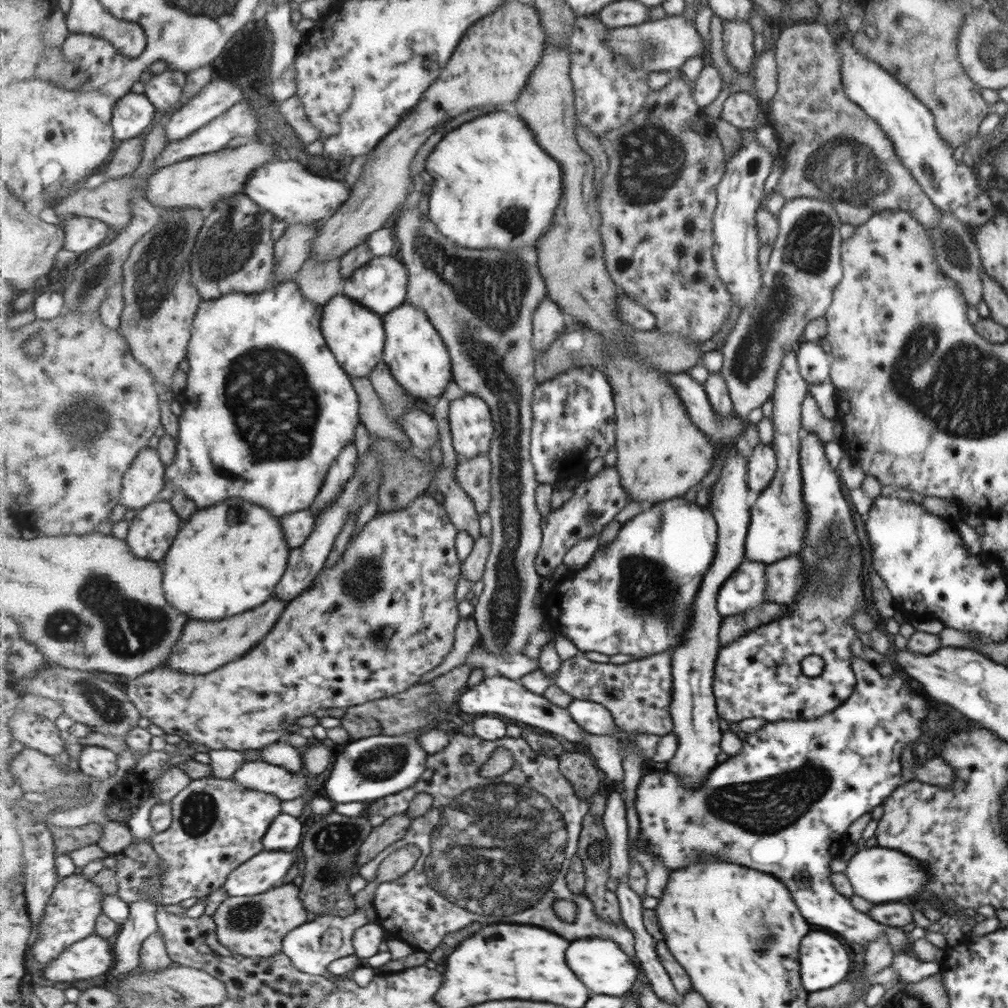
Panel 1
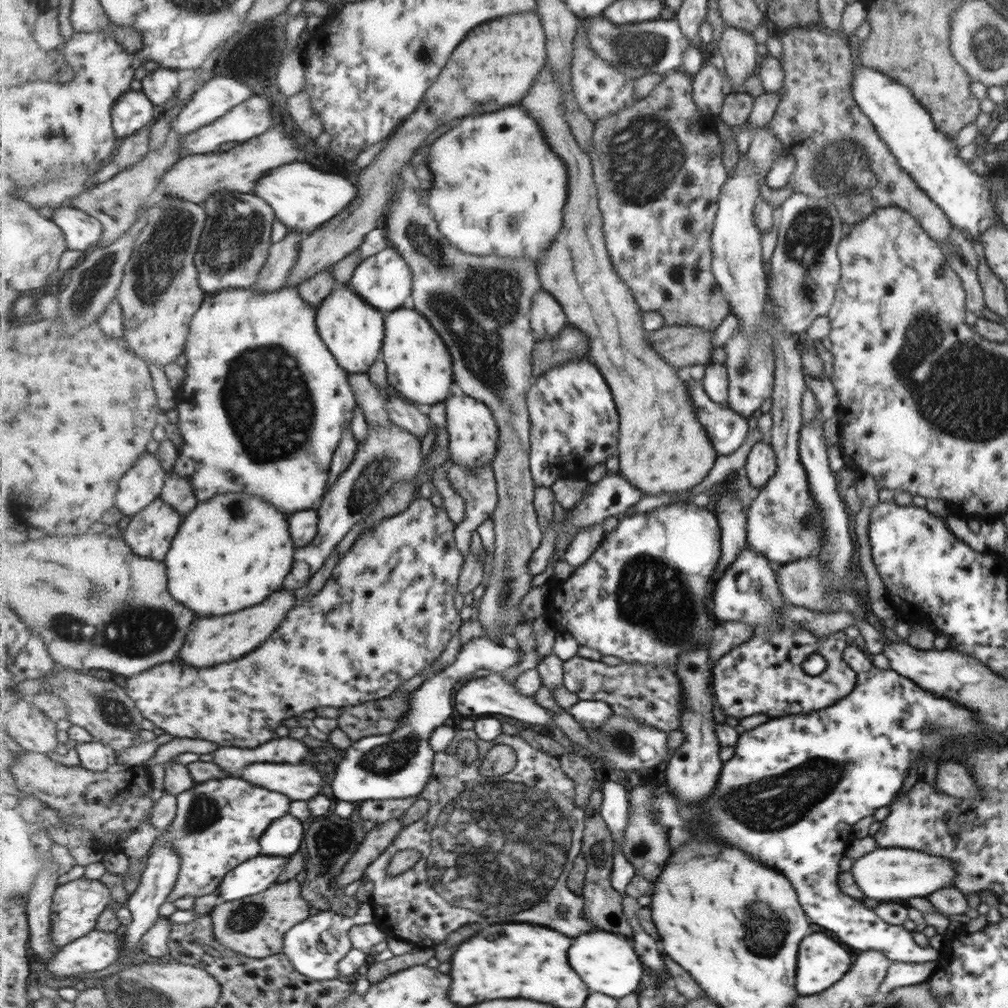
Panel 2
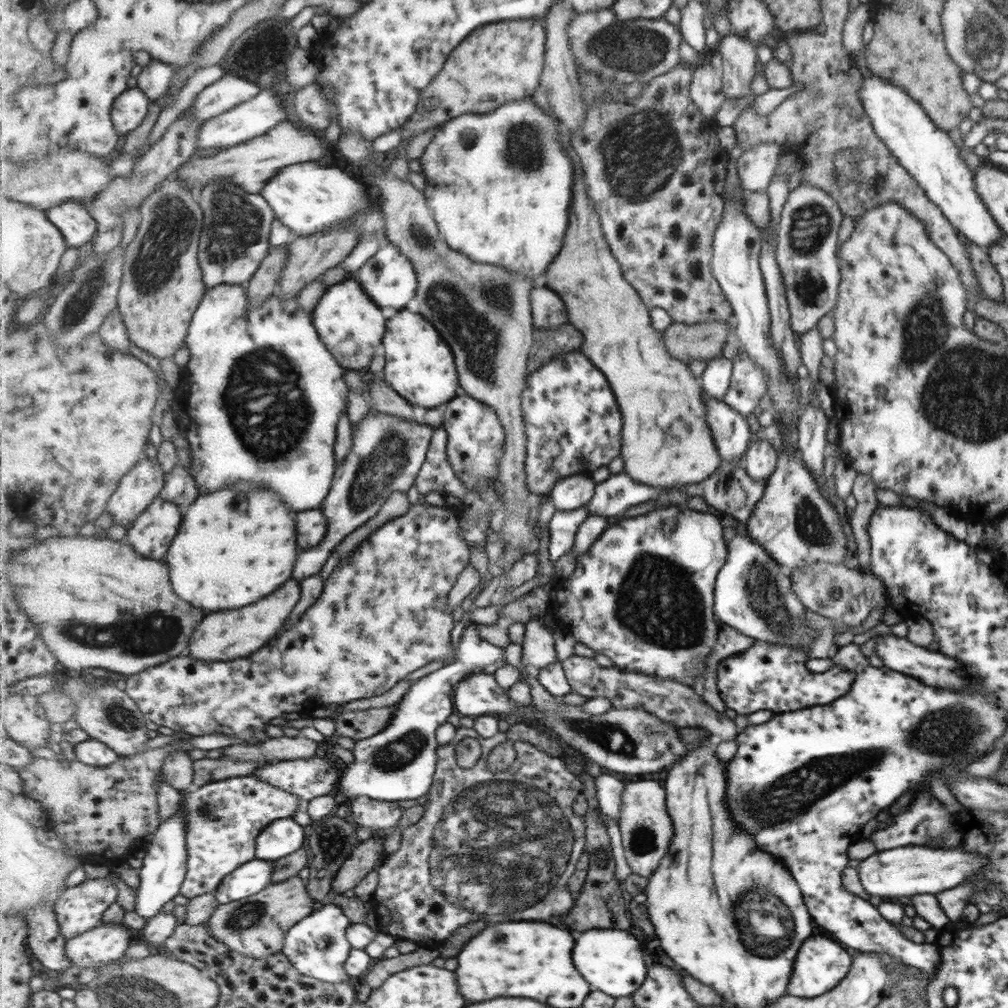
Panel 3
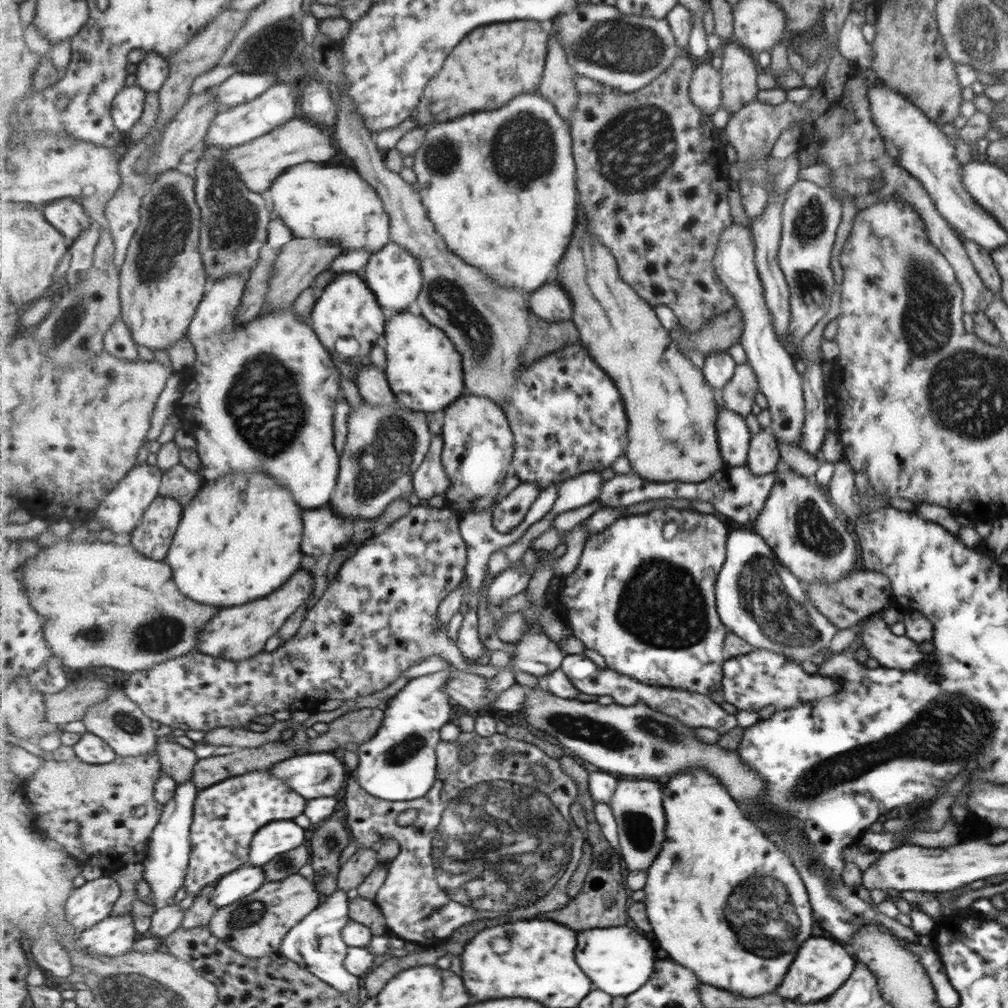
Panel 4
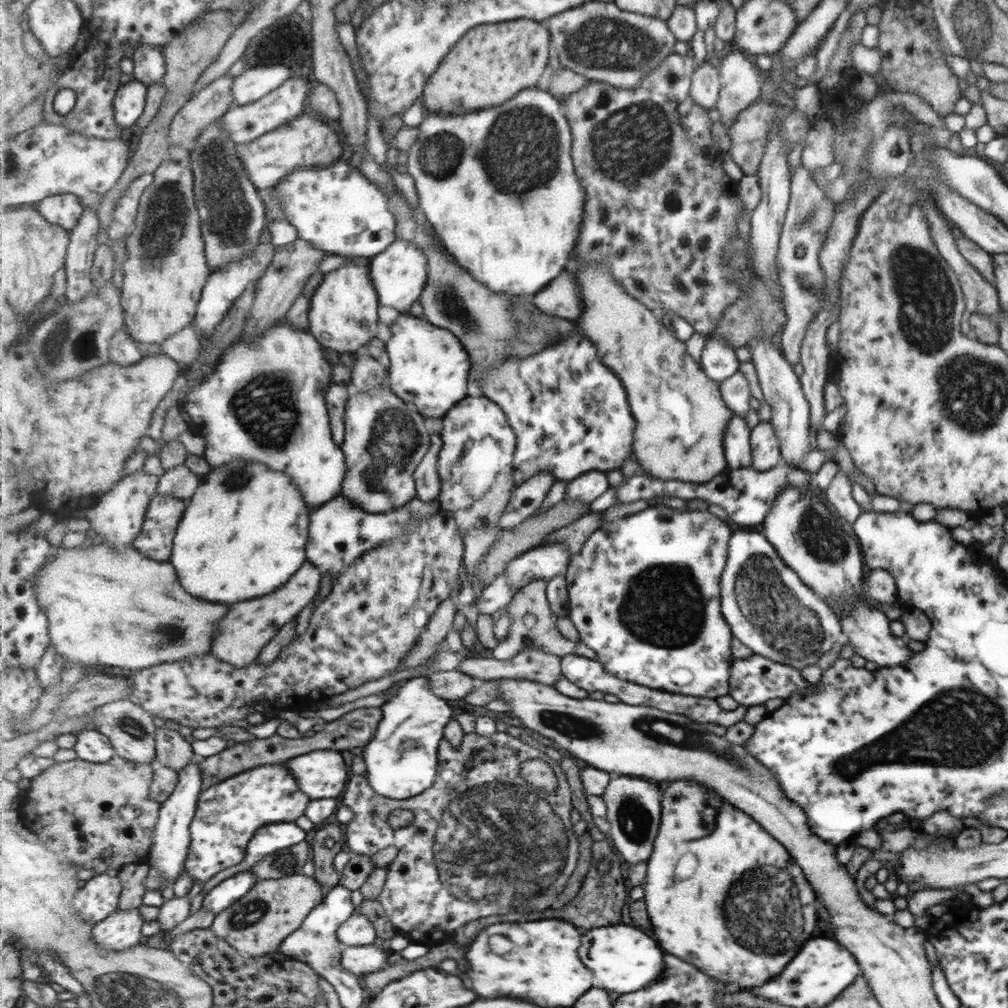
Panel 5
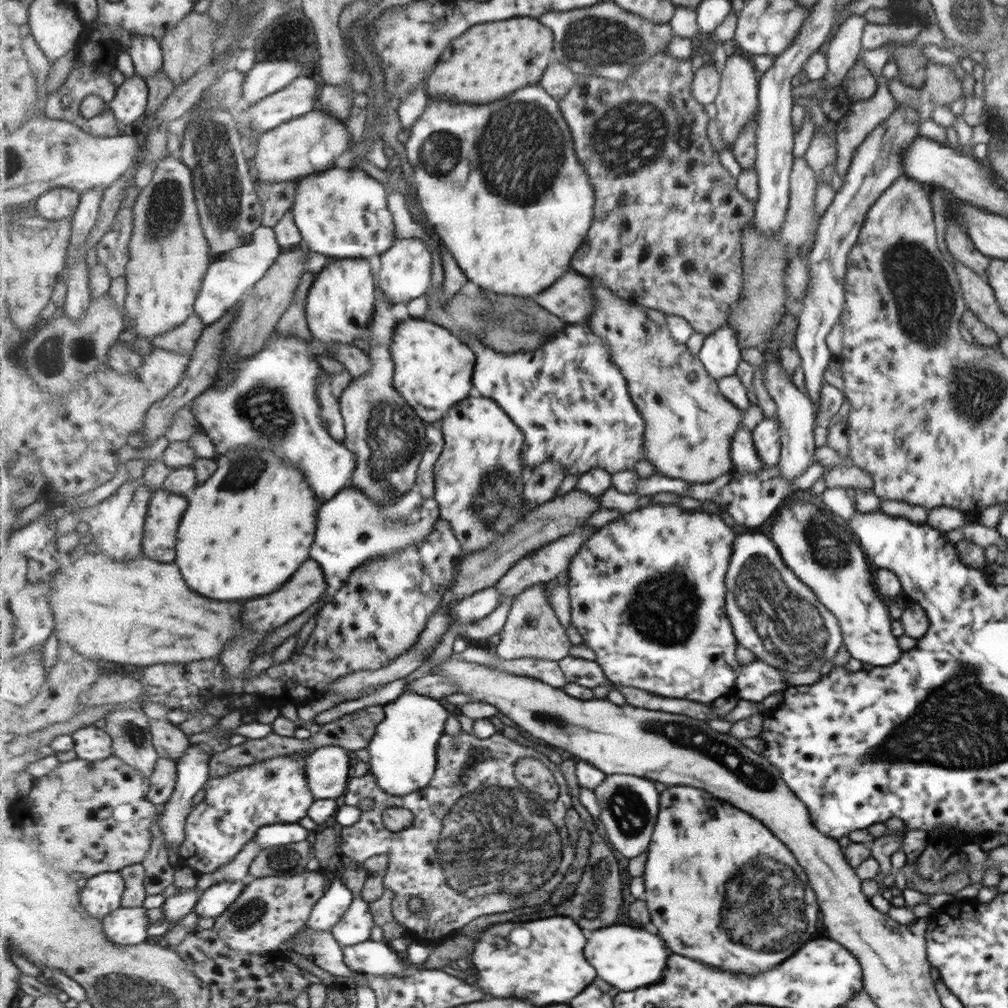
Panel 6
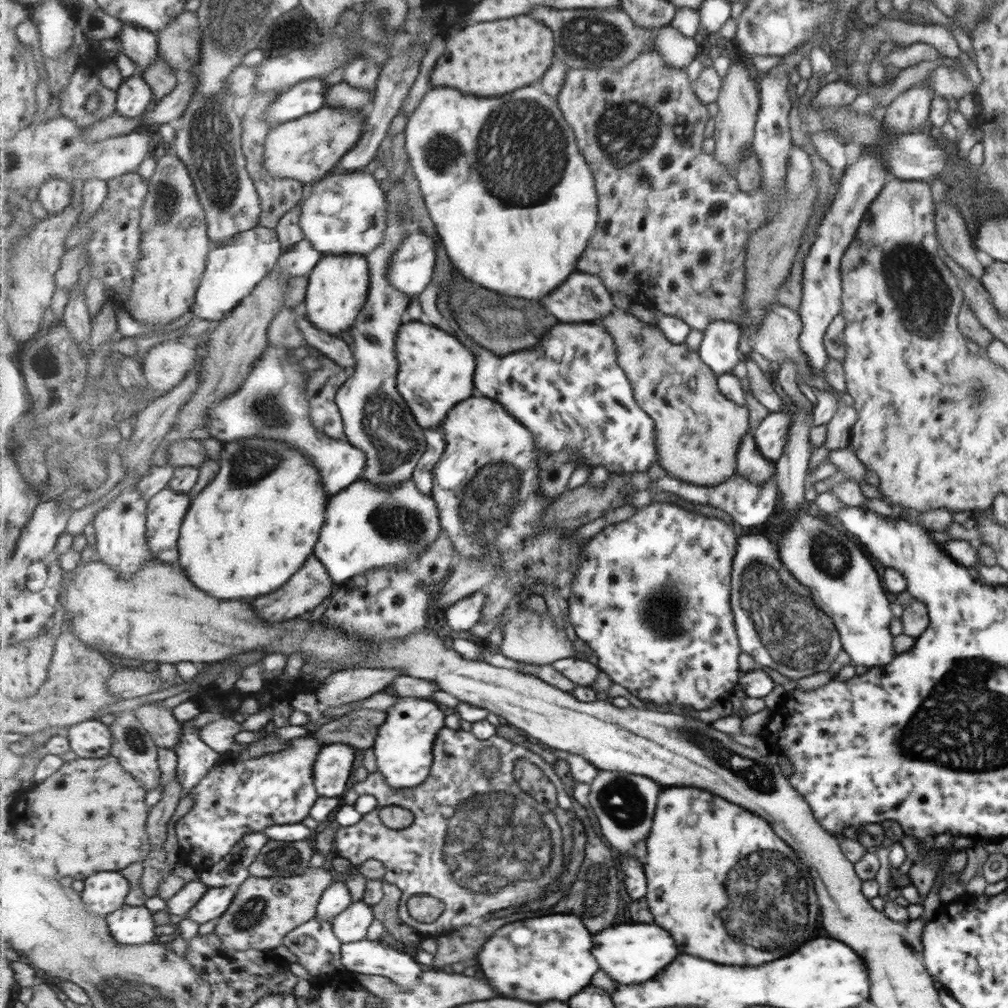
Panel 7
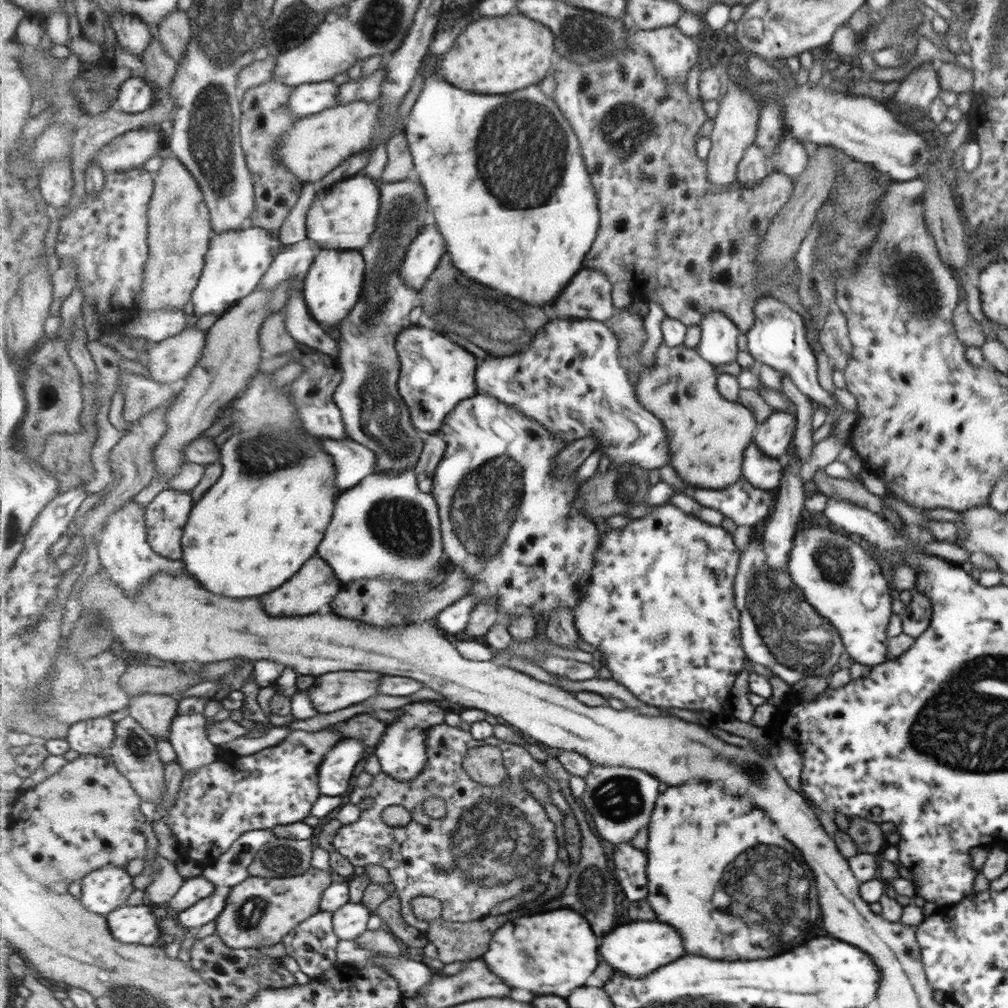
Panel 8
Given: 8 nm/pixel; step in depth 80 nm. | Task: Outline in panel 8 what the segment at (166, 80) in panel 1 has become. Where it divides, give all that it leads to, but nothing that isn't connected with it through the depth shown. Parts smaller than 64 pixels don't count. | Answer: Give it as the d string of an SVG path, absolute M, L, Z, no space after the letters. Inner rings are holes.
M119 9L112 12L111 19L117 42L143 61L143 56L145 56L149 43L152 41L149 25L137 15Z

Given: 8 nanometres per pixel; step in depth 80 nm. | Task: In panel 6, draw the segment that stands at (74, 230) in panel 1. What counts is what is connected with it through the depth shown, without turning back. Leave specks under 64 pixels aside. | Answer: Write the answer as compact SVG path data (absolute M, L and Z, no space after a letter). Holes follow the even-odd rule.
M50 188L34 206L38 214L49 220L71 219L81 202L81 194L72 188Z

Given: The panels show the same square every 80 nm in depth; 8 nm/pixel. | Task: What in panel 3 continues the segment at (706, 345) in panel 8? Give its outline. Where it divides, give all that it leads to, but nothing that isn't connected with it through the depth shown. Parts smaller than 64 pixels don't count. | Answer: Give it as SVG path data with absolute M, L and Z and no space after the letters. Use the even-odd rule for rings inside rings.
M721 356L705 362L703 372L699 377L700 387L707 397L722 401L727 391L732 362Z

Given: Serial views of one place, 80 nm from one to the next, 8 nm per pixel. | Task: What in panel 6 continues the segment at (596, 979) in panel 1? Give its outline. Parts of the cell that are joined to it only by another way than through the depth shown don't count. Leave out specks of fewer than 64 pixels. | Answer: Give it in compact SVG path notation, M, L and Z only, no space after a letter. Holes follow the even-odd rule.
M610 926L599 928L591 934L589 946L585 948L585 956L597 968L599 978L619 991L634 991L638 988L661 980L661 970L667 966L667 946L661 940L659 933L649 932L649 929L639 926Z

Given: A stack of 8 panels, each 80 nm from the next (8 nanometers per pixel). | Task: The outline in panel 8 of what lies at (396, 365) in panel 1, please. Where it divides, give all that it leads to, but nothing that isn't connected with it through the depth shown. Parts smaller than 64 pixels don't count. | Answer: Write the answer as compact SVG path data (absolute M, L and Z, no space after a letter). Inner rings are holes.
M427 321L407 326L397 337L397 350L401 352L401 396L405 396L409 410L413 412L413 425L418 431L425 433L441 433L447 414L451 410L477 394L477 358L466 350L451 342L451 337L437 331Z

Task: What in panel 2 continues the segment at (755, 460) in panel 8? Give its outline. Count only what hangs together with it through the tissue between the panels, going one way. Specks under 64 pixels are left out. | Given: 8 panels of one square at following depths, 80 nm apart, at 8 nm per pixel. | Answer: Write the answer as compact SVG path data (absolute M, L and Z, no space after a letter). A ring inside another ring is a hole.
M689 380L686 382L687 396L693 404L697 420L708 432L717 454L730 455L741 446L747 435L747 422L738 416L735 411L715 404L706 396L700 381Z

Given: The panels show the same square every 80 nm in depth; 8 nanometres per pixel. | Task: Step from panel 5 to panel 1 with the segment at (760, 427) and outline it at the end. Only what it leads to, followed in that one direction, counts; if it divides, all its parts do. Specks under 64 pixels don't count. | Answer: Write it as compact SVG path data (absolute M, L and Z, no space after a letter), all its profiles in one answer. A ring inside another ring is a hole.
M759 442L750 450L748 464L749 501L754 501L757 495L767 488L776 473L775 450L770 445Z

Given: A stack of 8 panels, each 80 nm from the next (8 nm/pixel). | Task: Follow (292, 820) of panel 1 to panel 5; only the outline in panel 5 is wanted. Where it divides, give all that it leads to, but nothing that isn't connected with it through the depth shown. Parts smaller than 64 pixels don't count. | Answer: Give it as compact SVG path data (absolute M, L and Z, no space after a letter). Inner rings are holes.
M295 822L273 823L260 828L247 846L245 860L235 864L235 866L221 870L219 874L215 874L211 880L203 884L203 892L191 898L191 914L195 914L202 907L207 892L222 881L237 873L252 870L253 865L260 860L276 853L278 850L295 846L299 842L303 842L305 838L307 838L307 831L303 830L301 826L297 826Z

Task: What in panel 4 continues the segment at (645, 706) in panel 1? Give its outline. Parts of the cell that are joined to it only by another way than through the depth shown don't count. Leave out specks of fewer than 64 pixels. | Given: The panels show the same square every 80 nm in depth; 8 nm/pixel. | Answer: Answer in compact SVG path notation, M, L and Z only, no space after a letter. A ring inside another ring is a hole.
M583 653L566 655L562 662L563 673L571 679L571 682L585 694L594 694L599 696L612 696L615 703L623 706L647 705L657 709L666 715L675 717L685 725L693 728L705 727L717 731L720 736L723 733L729 732L737 725L735 715L728 714L709 696L689 692L687 690L679 690L667 686L651 686L643 684L633 677L620 674L612 669L601 668Z

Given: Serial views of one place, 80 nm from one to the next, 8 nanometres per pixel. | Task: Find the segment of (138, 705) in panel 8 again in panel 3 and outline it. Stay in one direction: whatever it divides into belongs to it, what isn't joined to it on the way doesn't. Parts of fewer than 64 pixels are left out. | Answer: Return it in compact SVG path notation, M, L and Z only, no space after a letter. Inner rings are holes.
M185 749L173 751L165 759L162 774L163 780L177 787L180 792L191 791L195 788L194 760Z

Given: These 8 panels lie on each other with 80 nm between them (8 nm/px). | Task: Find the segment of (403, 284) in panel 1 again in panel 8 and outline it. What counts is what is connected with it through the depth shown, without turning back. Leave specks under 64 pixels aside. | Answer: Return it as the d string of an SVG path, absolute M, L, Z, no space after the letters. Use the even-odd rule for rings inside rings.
M433 221L416 236L410 246L404 266L399 272L417 290L421 290L427 279L435 272L443 255L448 252L445 237Z

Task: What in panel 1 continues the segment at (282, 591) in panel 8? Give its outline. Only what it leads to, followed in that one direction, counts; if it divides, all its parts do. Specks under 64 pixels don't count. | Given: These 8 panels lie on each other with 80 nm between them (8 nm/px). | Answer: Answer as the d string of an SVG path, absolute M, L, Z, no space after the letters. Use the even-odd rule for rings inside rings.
M273 596L273 600L268 602L269 604L263 604L261 608L255 608L253 612L245 612L229 620L219 620L219 622L191 620L185 626L185 632L181 640L177 642L175 652L166 660L165 665L183 671L185 674L208 675L247 655L272 631L289 603L278 599L277 596Z

